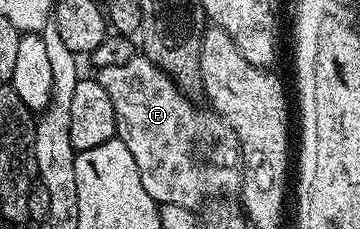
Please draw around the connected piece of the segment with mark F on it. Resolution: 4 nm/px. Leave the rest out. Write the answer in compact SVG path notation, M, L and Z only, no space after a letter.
M140 53L133 54L126 65L99 68L94 78L102 85L102 89L106 89L114 105L117 136L126 145L126 149L130 149L134 165L138 165L138 177L142 177L146 193L150 193L157 205L165 203L200 209L209 201L228 197L224 195L235 196L239 192L242 182L240 142L234 129L230 129L228 122L217 111L191 103L188 100L191 98L176 86L166 72L158 70Z

